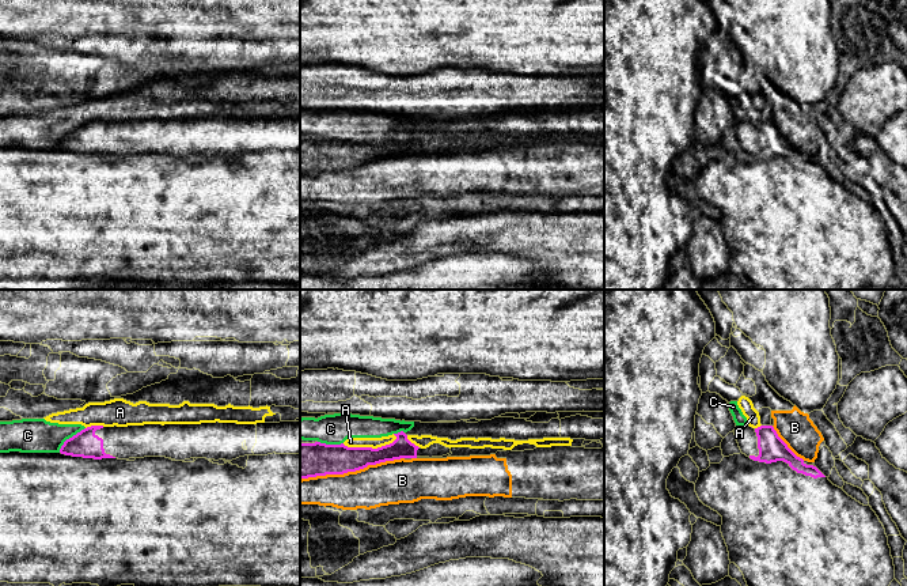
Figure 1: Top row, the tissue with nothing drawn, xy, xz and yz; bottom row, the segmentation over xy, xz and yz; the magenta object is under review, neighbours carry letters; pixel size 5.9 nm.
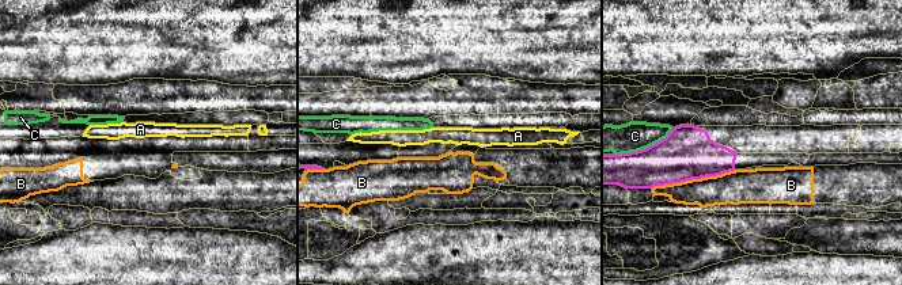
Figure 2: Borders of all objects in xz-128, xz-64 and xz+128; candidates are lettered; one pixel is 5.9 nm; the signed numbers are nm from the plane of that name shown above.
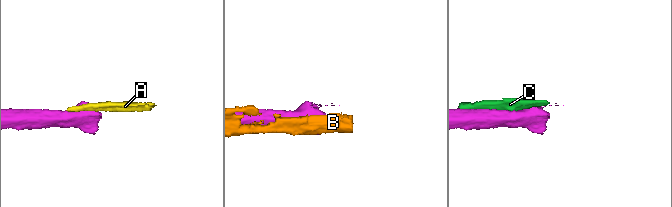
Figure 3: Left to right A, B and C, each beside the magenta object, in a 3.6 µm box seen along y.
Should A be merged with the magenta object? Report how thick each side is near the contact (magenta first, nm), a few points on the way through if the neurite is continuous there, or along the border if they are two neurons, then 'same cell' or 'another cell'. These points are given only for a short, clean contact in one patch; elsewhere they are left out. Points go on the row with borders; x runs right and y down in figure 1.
180 nm thick on the magenta side, 60 nm on the other; border along xz (397, 437), (391, 442), (376, 447), (348, 447), (342, 443); another cell

